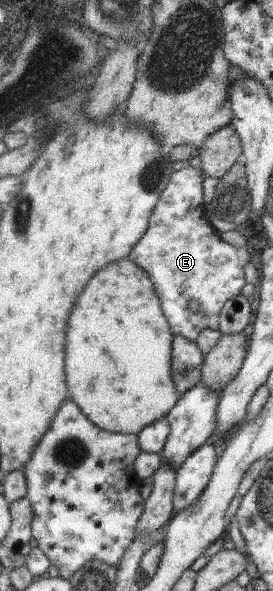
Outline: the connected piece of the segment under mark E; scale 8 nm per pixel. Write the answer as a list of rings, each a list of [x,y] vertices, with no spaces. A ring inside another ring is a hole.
[[[189,164],[173,171],[153,206],[142,238],[128,254],[152,280],[171,334],[190,342],[205,329],[218,331],[220,309],[226,300],[242,290],[245,284],[242,267],[250,260],[246,246],[234,248],[222,242],[218,238],[220,233],[209,223],[202,200],[203,180],[200,168]],[[188,302],[196,302],[198,312],[191,312]]]

